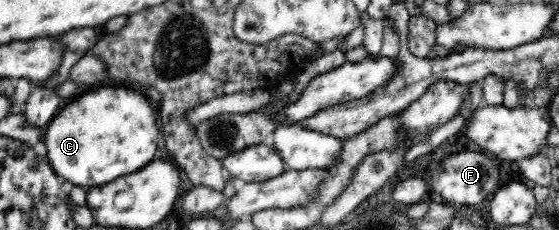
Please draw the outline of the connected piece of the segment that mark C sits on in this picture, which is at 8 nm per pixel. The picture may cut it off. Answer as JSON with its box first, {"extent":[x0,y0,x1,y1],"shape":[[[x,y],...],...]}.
{"extent":[43,86,162,187],"shape":[[[95,86],[88,90],[86,93],[79,95],[77,100],[73,100],[73,98],[64,102],[62,110],[49,122],[46,126],[46,132],[43,135],[43,143],[45,147],[47,147],[47,161],[51,166],[51,169],[56,172],[57,175],[61,176],[61,178],[65,178],[65,180],[69,180],[72,182],[74,186],[78,187],[96,187],[103,186],[104,184],[113,182],[114,180],[121,179],[124,176],[129,176],[131,173],[137,172],[141,170],[141,168],[145,168],[145,166],[149,166],[151,162],[153,162],[153,158],[155,158],[155,152],[160,148],[159,146],[159,138],[162,135],[162,130],[157,126],[156,110],[154,110],[154,105],[151,100],[147,100],[145,96],[141,96],[141,94],[137,94],[137,92],[133,92],[133,90],[125,90],[125,88],[114,88],[114,87],[100,87]]]}

